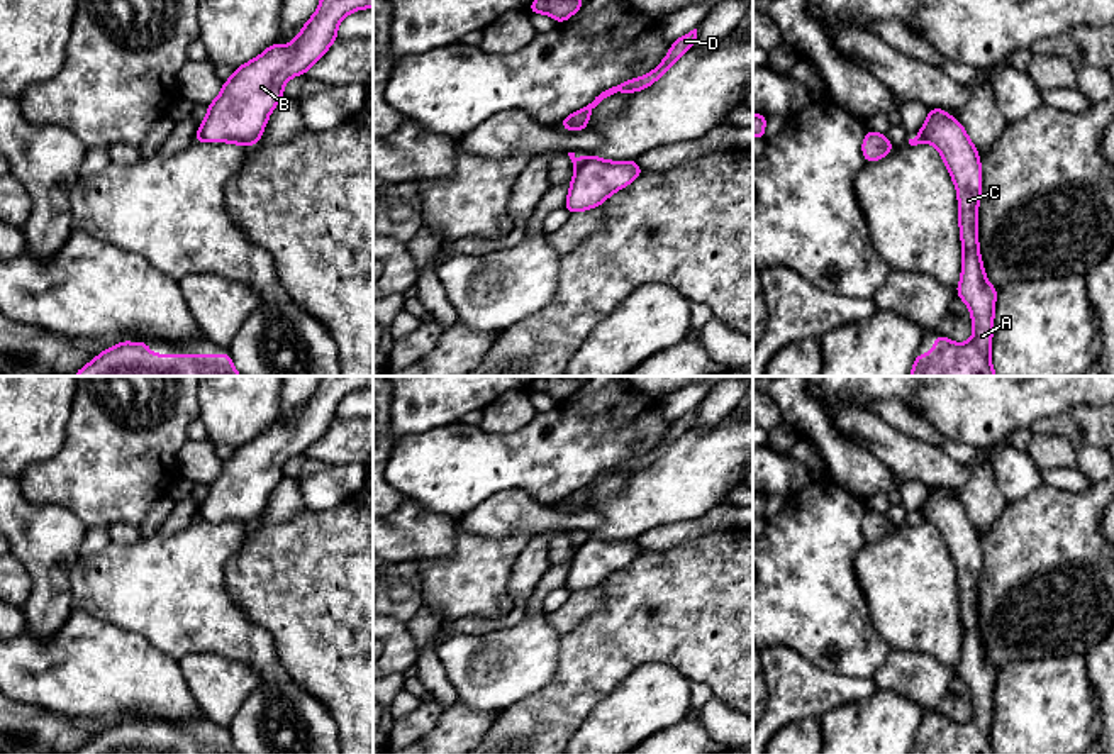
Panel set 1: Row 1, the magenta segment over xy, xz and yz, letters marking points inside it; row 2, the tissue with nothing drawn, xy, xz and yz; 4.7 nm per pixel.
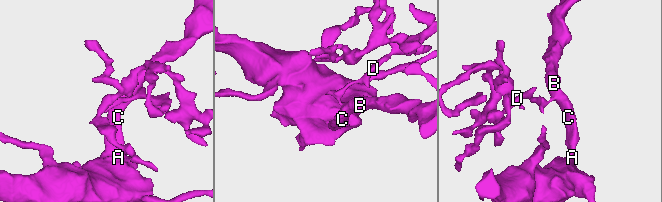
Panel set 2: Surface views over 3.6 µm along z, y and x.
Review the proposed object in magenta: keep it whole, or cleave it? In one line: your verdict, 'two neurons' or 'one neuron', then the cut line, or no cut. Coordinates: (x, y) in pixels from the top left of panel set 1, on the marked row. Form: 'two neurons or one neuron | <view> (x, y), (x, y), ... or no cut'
two neurons | xz (590, 156), (575, 170)

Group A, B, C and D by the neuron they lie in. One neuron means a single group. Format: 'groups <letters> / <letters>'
groups A B C / D

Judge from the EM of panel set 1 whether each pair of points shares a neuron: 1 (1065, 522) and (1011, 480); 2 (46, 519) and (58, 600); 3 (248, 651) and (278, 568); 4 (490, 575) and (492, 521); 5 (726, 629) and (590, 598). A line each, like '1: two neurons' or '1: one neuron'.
1: two neurons
2: one neuron
3: two neurons
4: two neurons
5: two neurons

